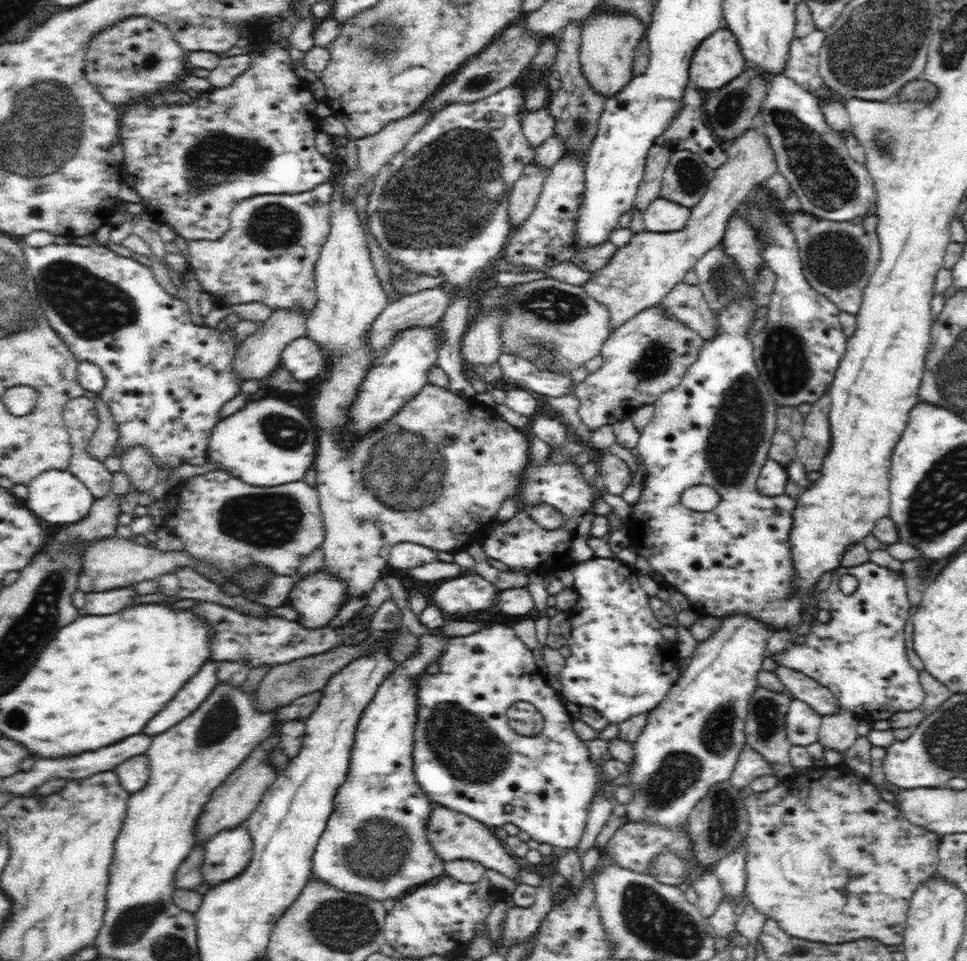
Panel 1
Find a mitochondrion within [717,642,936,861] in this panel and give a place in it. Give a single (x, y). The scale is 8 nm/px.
(767, 715)

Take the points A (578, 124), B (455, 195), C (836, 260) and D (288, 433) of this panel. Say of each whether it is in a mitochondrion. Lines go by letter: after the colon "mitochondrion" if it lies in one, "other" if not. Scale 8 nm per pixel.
A: mitochondrion
B: mitochondrion
C: mitochondrion
D: mitochondrion

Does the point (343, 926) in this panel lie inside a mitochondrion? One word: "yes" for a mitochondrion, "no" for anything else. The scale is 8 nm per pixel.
yes

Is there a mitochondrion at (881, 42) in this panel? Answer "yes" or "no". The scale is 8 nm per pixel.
yes

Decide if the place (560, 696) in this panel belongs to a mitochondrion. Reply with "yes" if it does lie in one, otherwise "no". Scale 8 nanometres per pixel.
no

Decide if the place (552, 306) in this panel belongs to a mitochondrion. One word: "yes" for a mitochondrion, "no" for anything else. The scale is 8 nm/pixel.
yes

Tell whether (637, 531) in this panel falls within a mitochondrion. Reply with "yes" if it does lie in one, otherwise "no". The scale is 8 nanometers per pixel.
no

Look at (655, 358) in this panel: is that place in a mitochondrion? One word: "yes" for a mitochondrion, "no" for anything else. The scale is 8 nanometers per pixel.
yes

